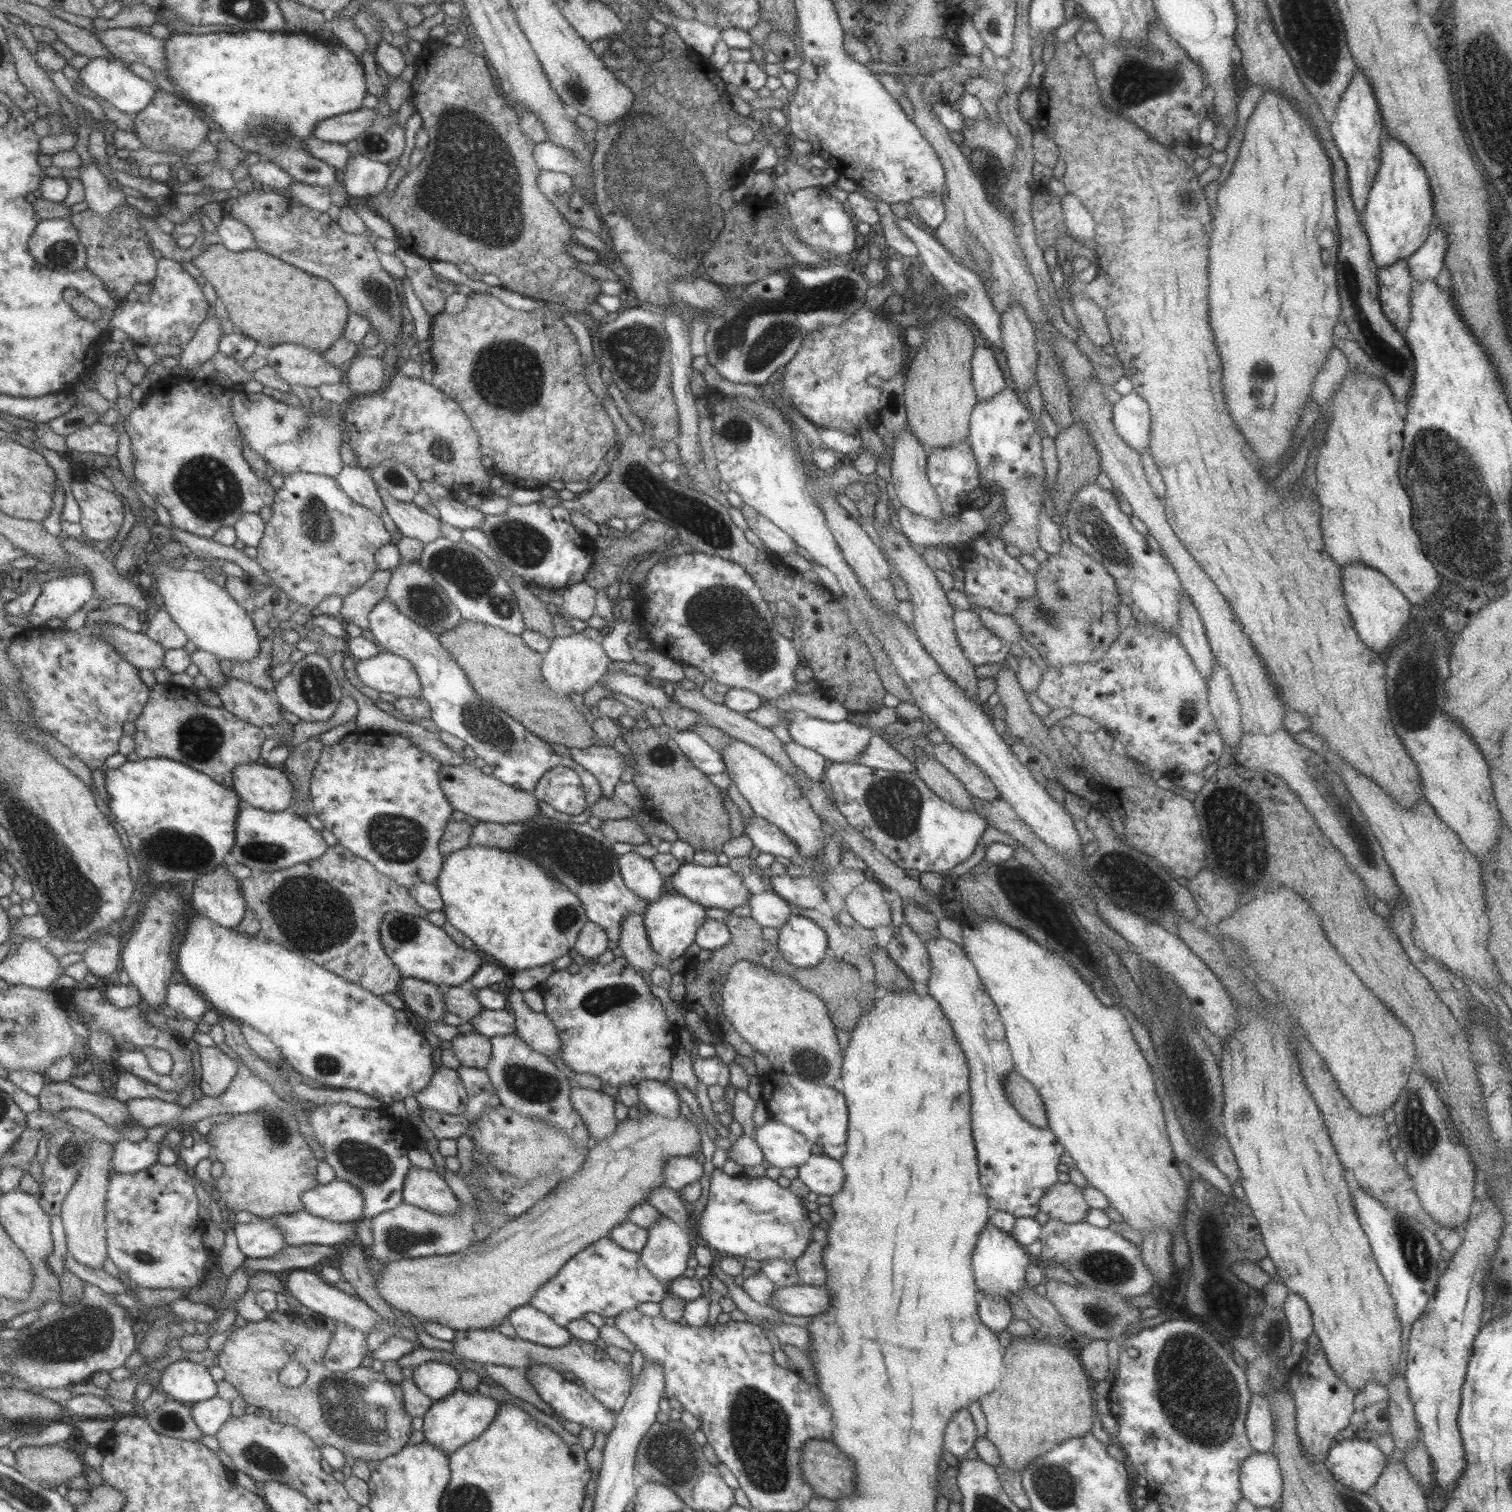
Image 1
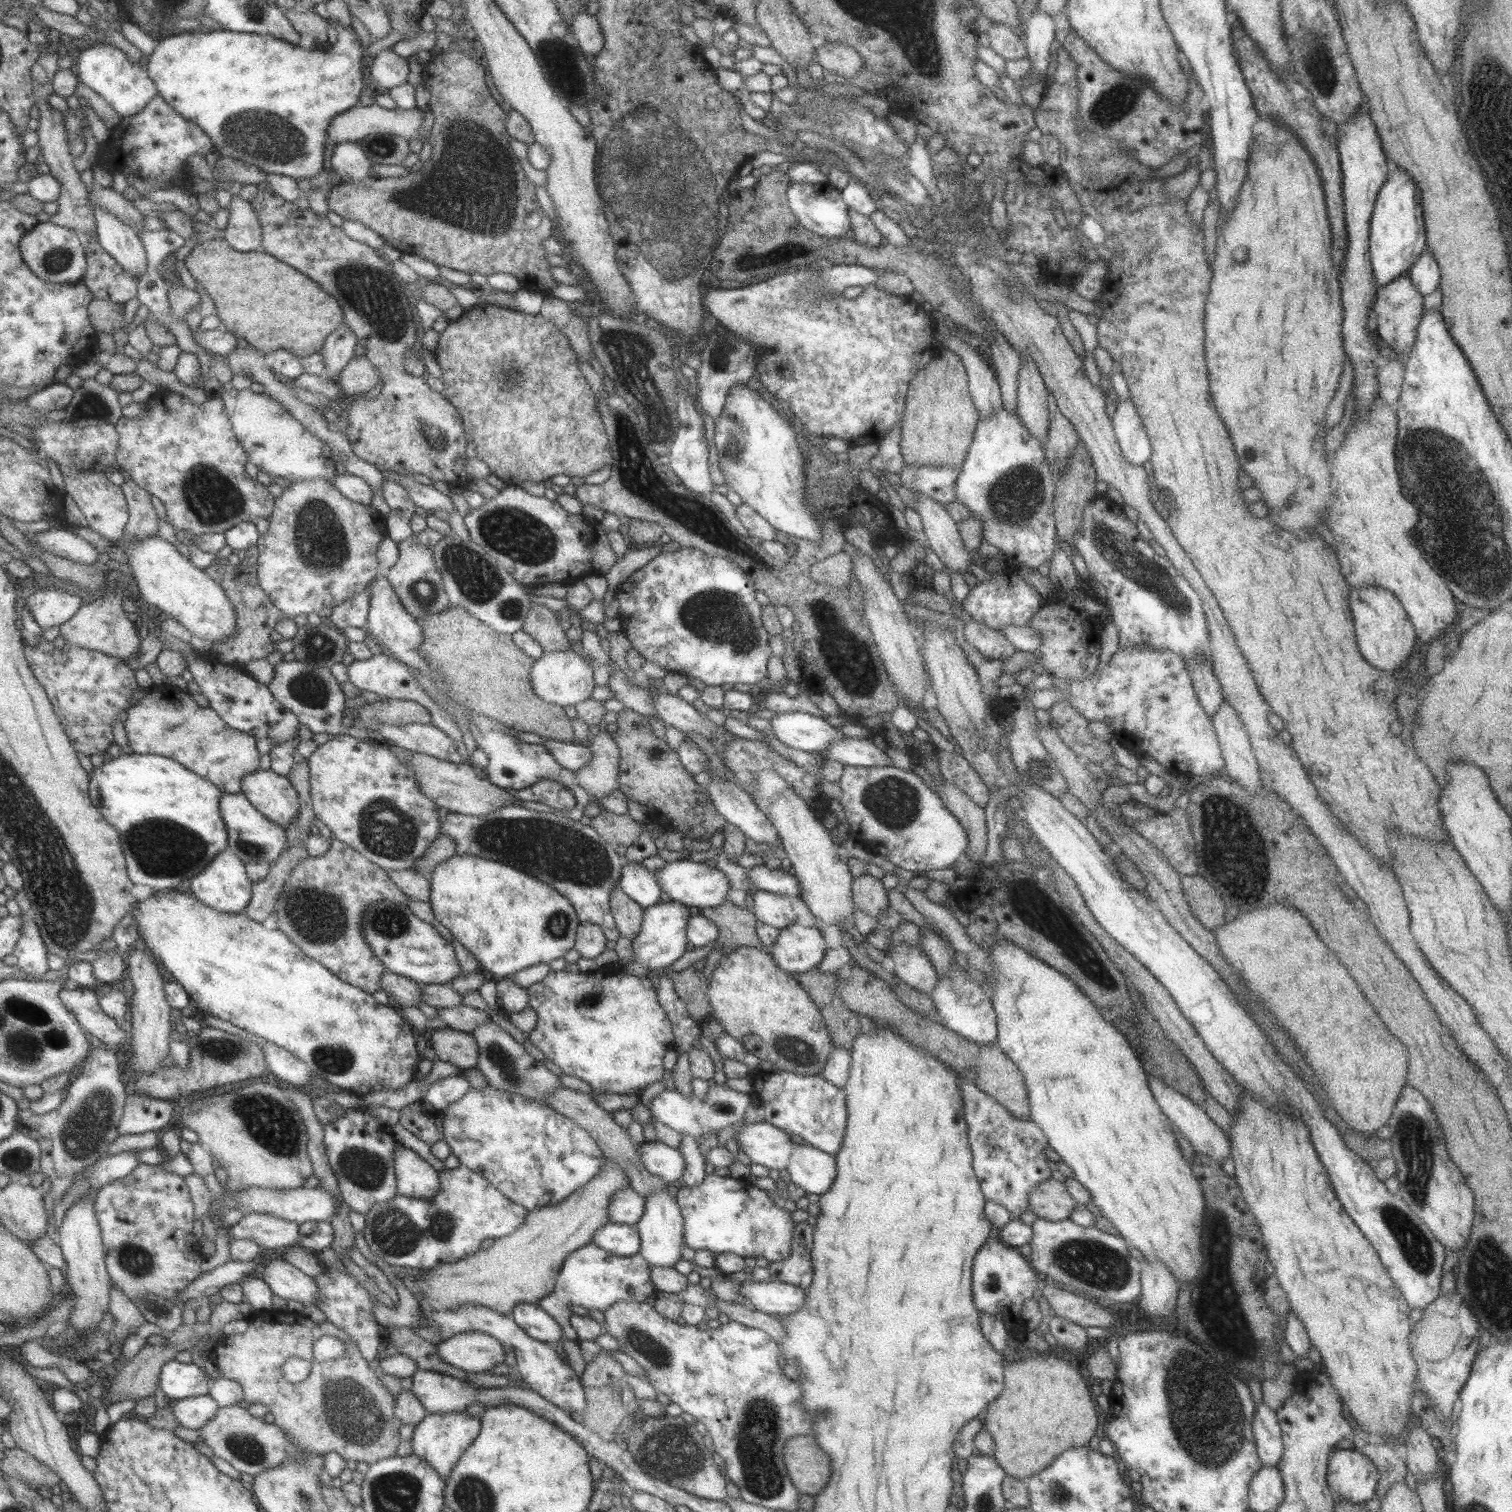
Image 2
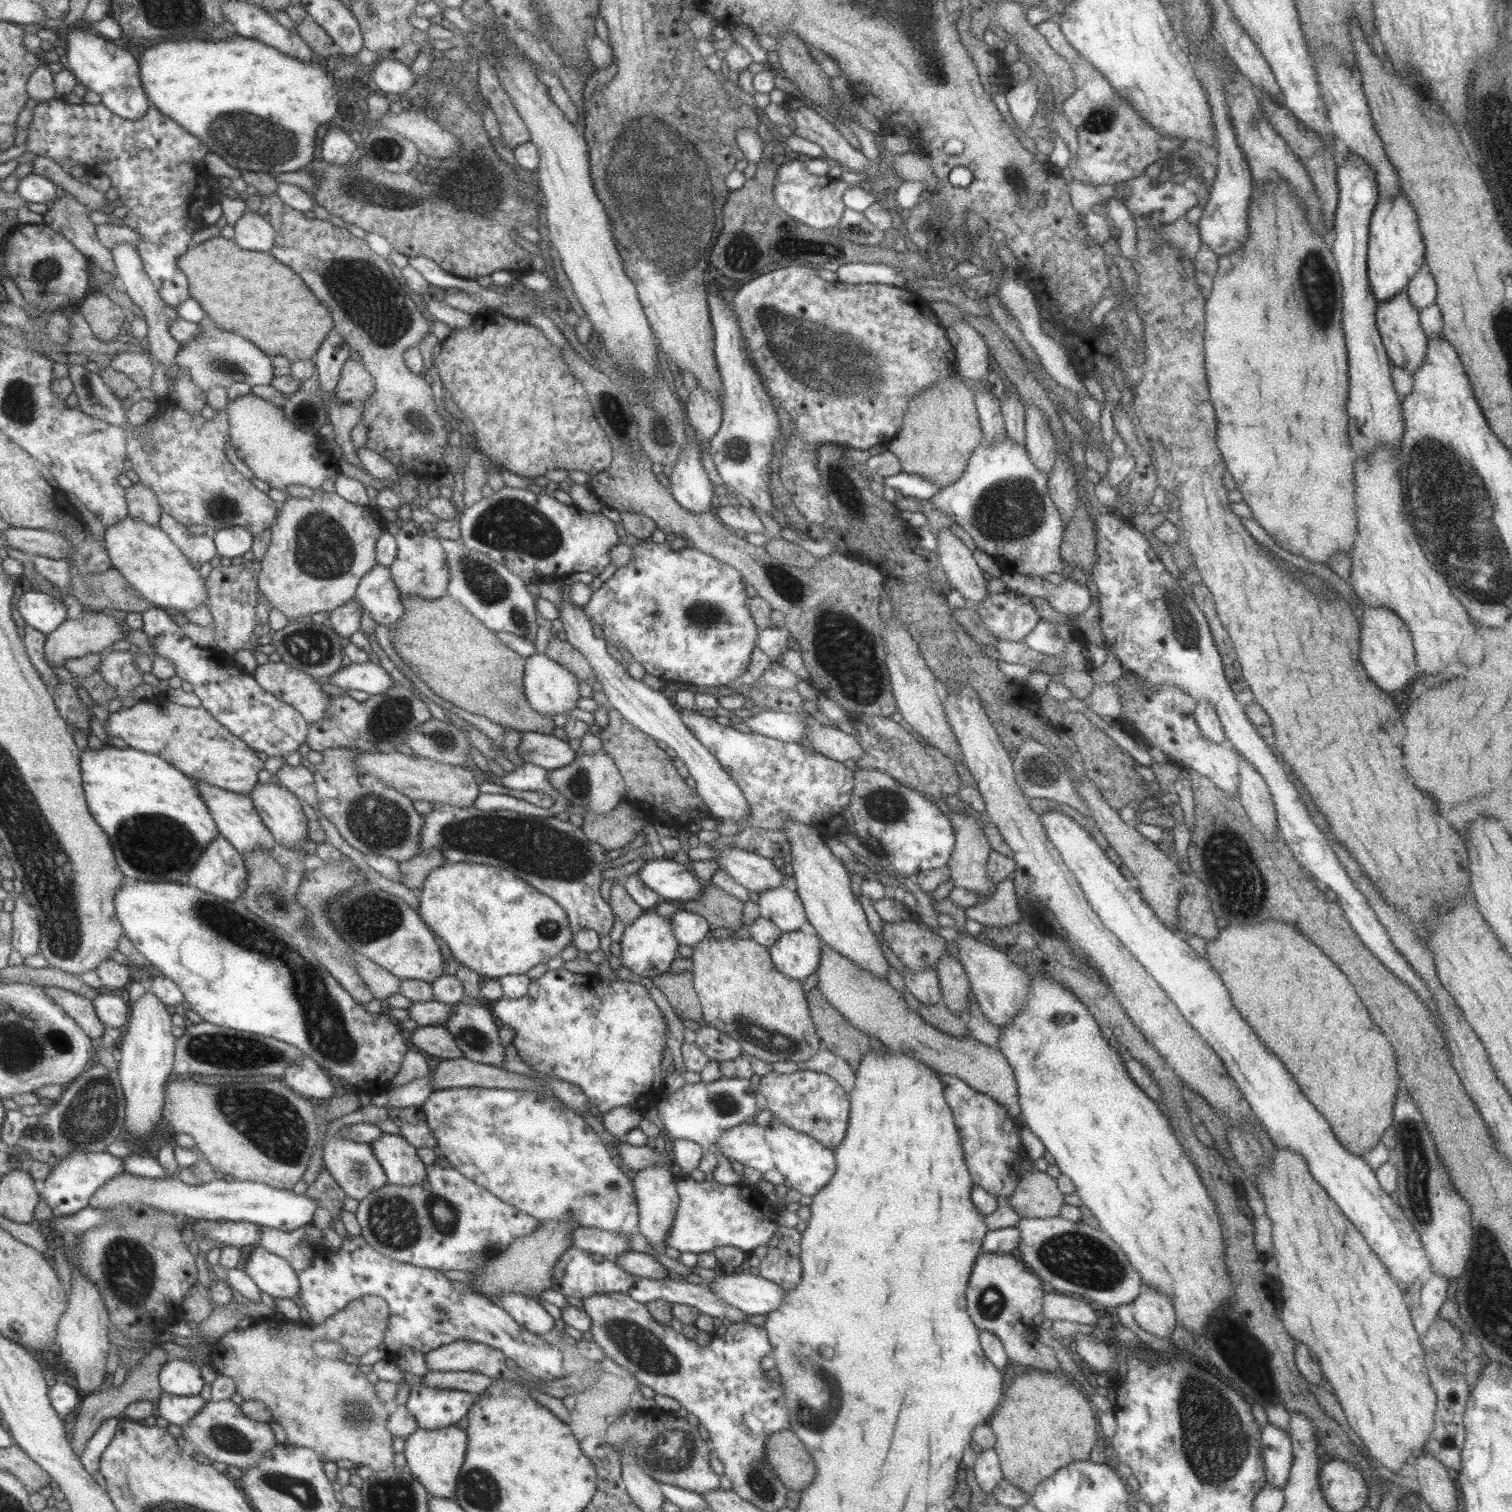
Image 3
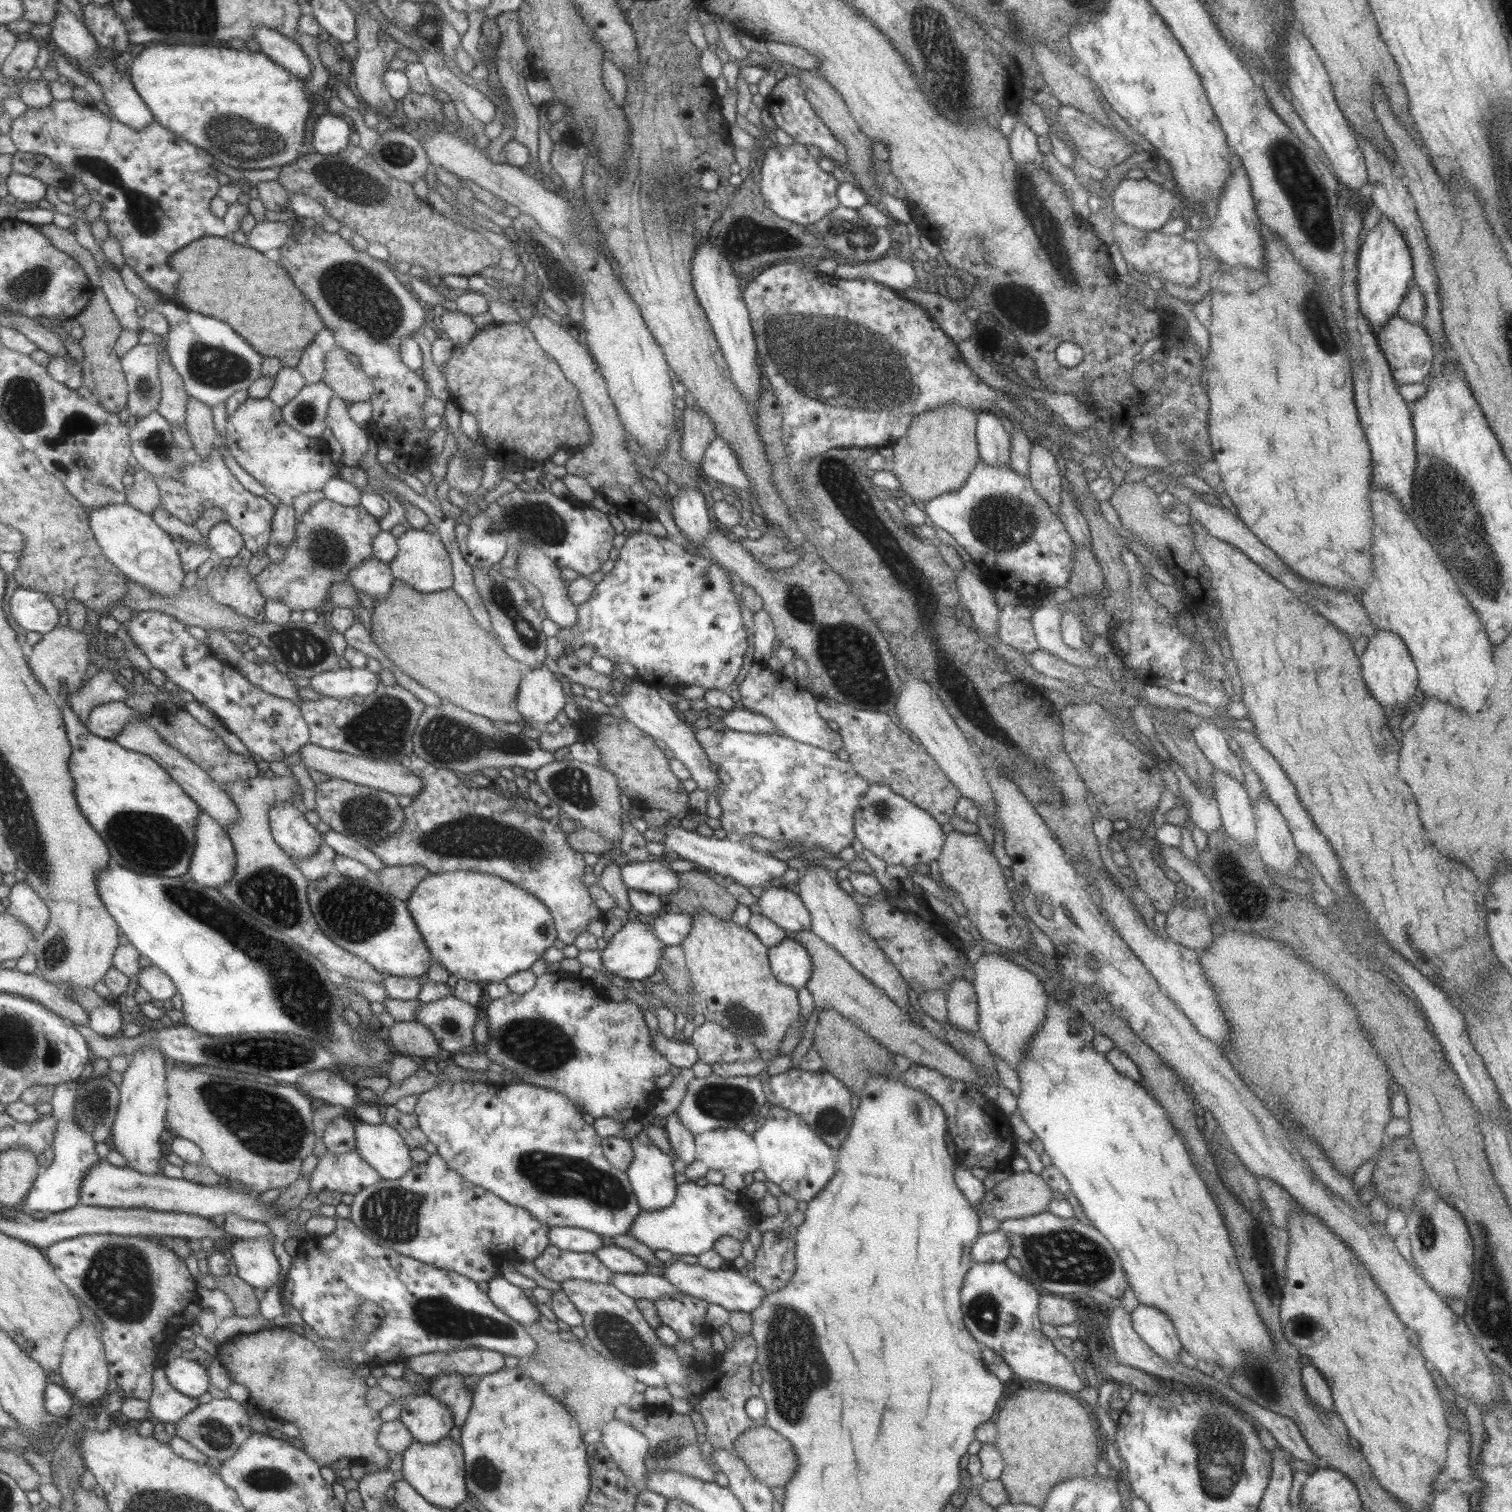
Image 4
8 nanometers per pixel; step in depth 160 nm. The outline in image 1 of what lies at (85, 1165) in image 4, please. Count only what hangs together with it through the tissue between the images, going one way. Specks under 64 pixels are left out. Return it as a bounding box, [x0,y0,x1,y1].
[113,1139,159,1174]

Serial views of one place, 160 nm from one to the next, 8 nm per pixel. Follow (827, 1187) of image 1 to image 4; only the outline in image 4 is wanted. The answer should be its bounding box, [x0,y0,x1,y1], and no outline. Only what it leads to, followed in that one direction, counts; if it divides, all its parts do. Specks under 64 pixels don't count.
[751,1106,837,1203]

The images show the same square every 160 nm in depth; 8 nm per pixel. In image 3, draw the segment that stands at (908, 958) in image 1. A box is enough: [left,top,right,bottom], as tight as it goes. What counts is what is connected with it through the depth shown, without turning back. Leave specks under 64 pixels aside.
[902,967,942,1004]

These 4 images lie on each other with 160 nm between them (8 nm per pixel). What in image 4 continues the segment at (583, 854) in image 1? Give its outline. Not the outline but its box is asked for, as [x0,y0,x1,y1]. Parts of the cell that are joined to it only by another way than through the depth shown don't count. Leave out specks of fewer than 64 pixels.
[366,752,604,945]

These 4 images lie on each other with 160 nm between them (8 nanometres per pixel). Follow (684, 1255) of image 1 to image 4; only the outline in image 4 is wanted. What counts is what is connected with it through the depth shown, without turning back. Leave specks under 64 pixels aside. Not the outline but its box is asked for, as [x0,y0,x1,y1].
[624,1128,677,1211]

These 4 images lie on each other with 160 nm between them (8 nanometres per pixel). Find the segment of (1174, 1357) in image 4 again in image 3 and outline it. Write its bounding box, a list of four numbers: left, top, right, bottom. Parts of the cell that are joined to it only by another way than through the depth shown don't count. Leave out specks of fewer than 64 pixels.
[1129,1287,1178,1339]

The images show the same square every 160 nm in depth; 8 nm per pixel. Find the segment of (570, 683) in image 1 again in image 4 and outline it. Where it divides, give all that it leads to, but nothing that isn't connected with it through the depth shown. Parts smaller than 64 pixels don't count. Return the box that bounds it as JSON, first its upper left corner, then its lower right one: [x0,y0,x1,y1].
[515,665,565,722]

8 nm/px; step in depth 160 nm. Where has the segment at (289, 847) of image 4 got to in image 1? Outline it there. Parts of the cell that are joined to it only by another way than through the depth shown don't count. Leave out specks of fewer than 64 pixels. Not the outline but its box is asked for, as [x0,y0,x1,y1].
[232,764,294,812]

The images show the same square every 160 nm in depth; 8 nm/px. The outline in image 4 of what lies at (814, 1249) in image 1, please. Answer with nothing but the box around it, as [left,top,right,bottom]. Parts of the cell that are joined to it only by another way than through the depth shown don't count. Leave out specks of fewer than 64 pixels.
[747,1228,796,1293]

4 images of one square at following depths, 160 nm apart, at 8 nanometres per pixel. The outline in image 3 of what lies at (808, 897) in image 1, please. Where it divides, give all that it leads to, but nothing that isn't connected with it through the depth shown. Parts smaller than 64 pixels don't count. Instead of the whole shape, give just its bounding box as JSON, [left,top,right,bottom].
[712,845,785,897]

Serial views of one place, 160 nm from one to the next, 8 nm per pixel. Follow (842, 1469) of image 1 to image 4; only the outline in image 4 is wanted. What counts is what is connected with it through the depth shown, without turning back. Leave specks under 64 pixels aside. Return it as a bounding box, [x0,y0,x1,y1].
[732,1425,797,1487]

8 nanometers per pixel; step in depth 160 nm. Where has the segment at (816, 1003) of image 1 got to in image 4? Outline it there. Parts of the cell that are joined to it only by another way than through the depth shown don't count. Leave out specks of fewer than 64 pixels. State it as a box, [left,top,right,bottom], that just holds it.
[681,911,799,1061]

